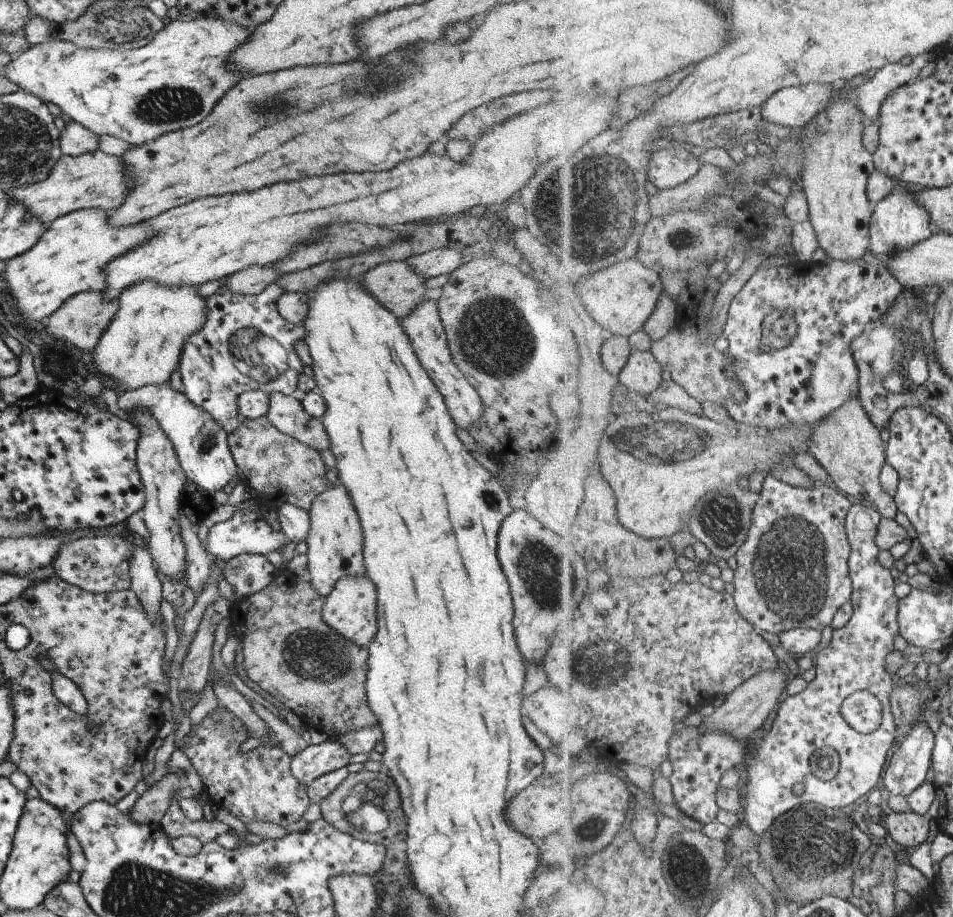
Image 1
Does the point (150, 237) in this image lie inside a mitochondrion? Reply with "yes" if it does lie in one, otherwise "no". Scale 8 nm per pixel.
no

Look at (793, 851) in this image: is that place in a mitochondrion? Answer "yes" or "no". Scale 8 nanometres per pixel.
yes

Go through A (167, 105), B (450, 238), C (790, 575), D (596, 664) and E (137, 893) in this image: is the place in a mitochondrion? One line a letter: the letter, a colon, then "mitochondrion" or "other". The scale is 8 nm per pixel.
A: mitochondrion
B: other
C: mitochondrion
D: mitochondrion
E: mitochondrion

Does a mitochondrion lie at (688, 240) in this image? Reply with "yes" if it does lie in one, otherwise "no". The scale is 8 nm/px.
yes

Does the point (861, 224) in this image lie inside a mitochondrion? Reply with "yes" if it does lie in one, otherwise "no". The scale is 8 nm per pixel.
no

